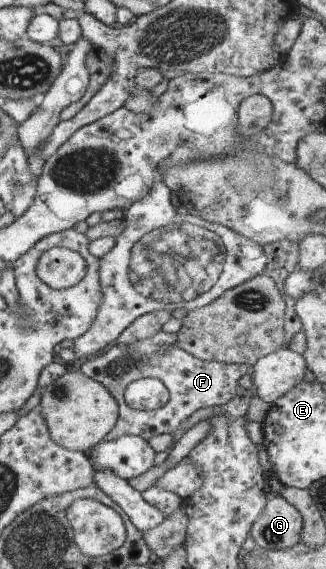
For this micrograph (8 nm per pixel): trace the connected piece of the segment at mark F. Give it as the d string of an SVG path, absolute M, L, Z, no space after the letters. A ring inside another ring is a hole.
M160 330L151 338L138 340L130 343L130 345L115 343L106 353L100 352L100 355L88 359L86 363L81 365L80 370L85 376L95 379L98 383L104 385L117 401L119 407L118 421L112 428L112 431L103 439L104 442L109 442L125 435L140 436L145 440L149 440L160 434L173 435L174 431L176 431L192 413L196 413L201 407L202 409L206 409L206 407L214 407L215 405L228 403L228 401L236 395L236 391L238 391L238 379L248 371L248 366L246 364L227 364L224 362L198 359L188 352L185 352L184 349L177 345L177 333L169 333ZM142 378L158 378L162 381L169 391L169 398L166 405L163 405L160 409L152 409L152 411L146 412L144 410L135 410L126 403L126 388L132 382L141 380Z

